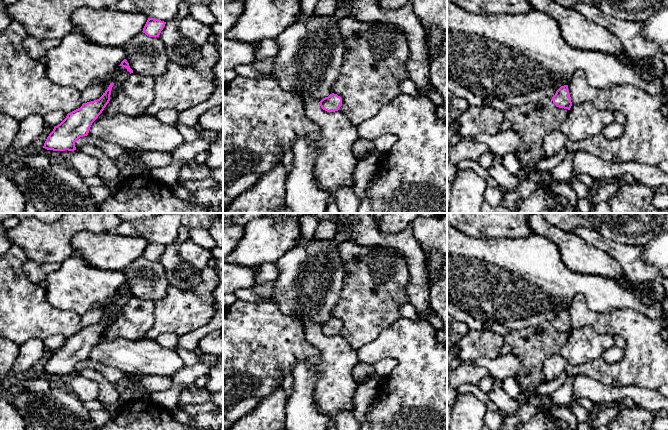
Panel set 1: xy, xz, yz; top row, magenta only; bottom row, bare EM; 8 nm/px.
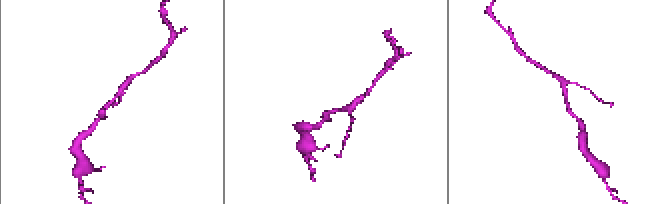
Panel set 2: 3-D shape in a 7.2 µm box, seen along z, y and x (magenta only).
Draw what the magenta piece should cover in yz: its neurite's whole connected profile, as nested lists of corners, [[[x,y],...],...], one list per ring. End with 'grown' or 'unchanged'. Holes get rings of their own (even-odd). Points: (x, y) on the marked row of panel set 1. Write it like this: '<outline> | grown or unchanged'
[[[568,85],[561,86],[552,97],[552,101],[557,107],[570,110],[572,102]]] | unchanged

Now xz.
[[[330,94],[319,102],[321,108],[327,112],[338,111],[342,105],[342,98],[337,94]]] | unchanged

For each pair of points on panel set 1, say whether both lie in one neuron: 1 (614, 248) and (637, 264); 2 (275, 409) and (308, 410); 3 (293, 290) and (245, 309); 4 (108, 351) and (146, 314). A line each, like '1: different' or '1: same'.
1: same
2: different
3: different
4: different

